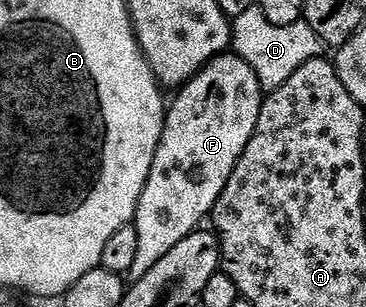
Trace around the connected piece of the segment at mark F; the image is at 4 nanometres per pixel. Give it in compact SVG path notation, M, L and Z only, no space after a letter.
M234 52L220 54L208 66L204 66L200 74L192 76L191 81L176 94L179 95L176 96L175 103L166 107L163 135L153 156L149 180L137 204L133 225L137 228L139 248L130 273L132 279L145 276L145 272L149 272L149 268L153 268L153 264L157 264L161 256L173 252L173 248L177 248L181 240L200 229L202 222L199 221L214 211L225 184L229 184L229 176L233 176L233 168L241 152L245 152L257 128L257 116L261 116L265 97L257 72L253 72L253 68Z

